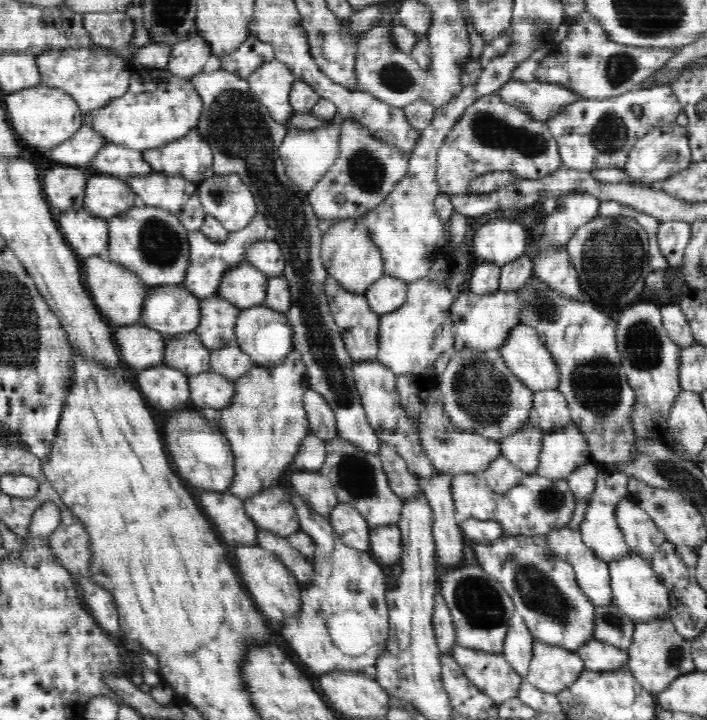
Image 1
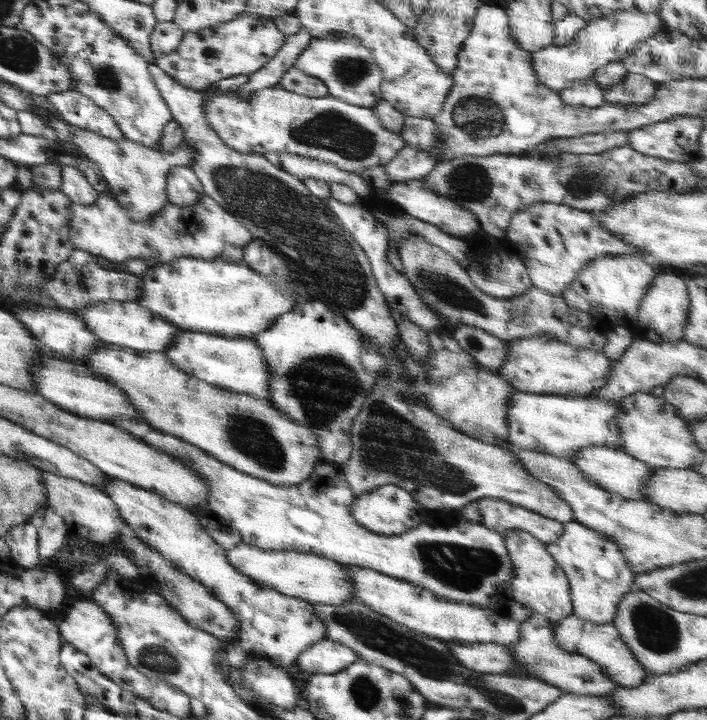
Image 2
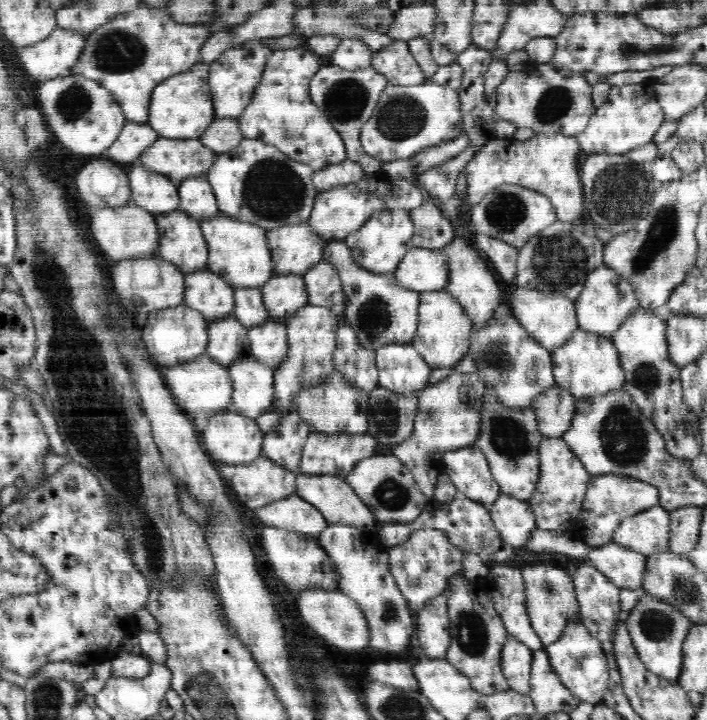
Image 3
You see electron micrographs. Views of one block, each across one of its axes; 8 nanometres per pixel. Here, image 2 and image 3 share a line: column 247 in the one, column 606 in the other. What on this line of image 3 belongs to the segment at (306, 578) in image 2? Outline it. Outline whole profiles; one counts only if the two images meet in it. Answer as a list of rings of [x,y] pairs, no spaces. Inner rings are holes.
[[[610,542],[592,549],[582,562],[590,563],[621,589],[638,589],[646,574],[648,557],[631,548]]]

